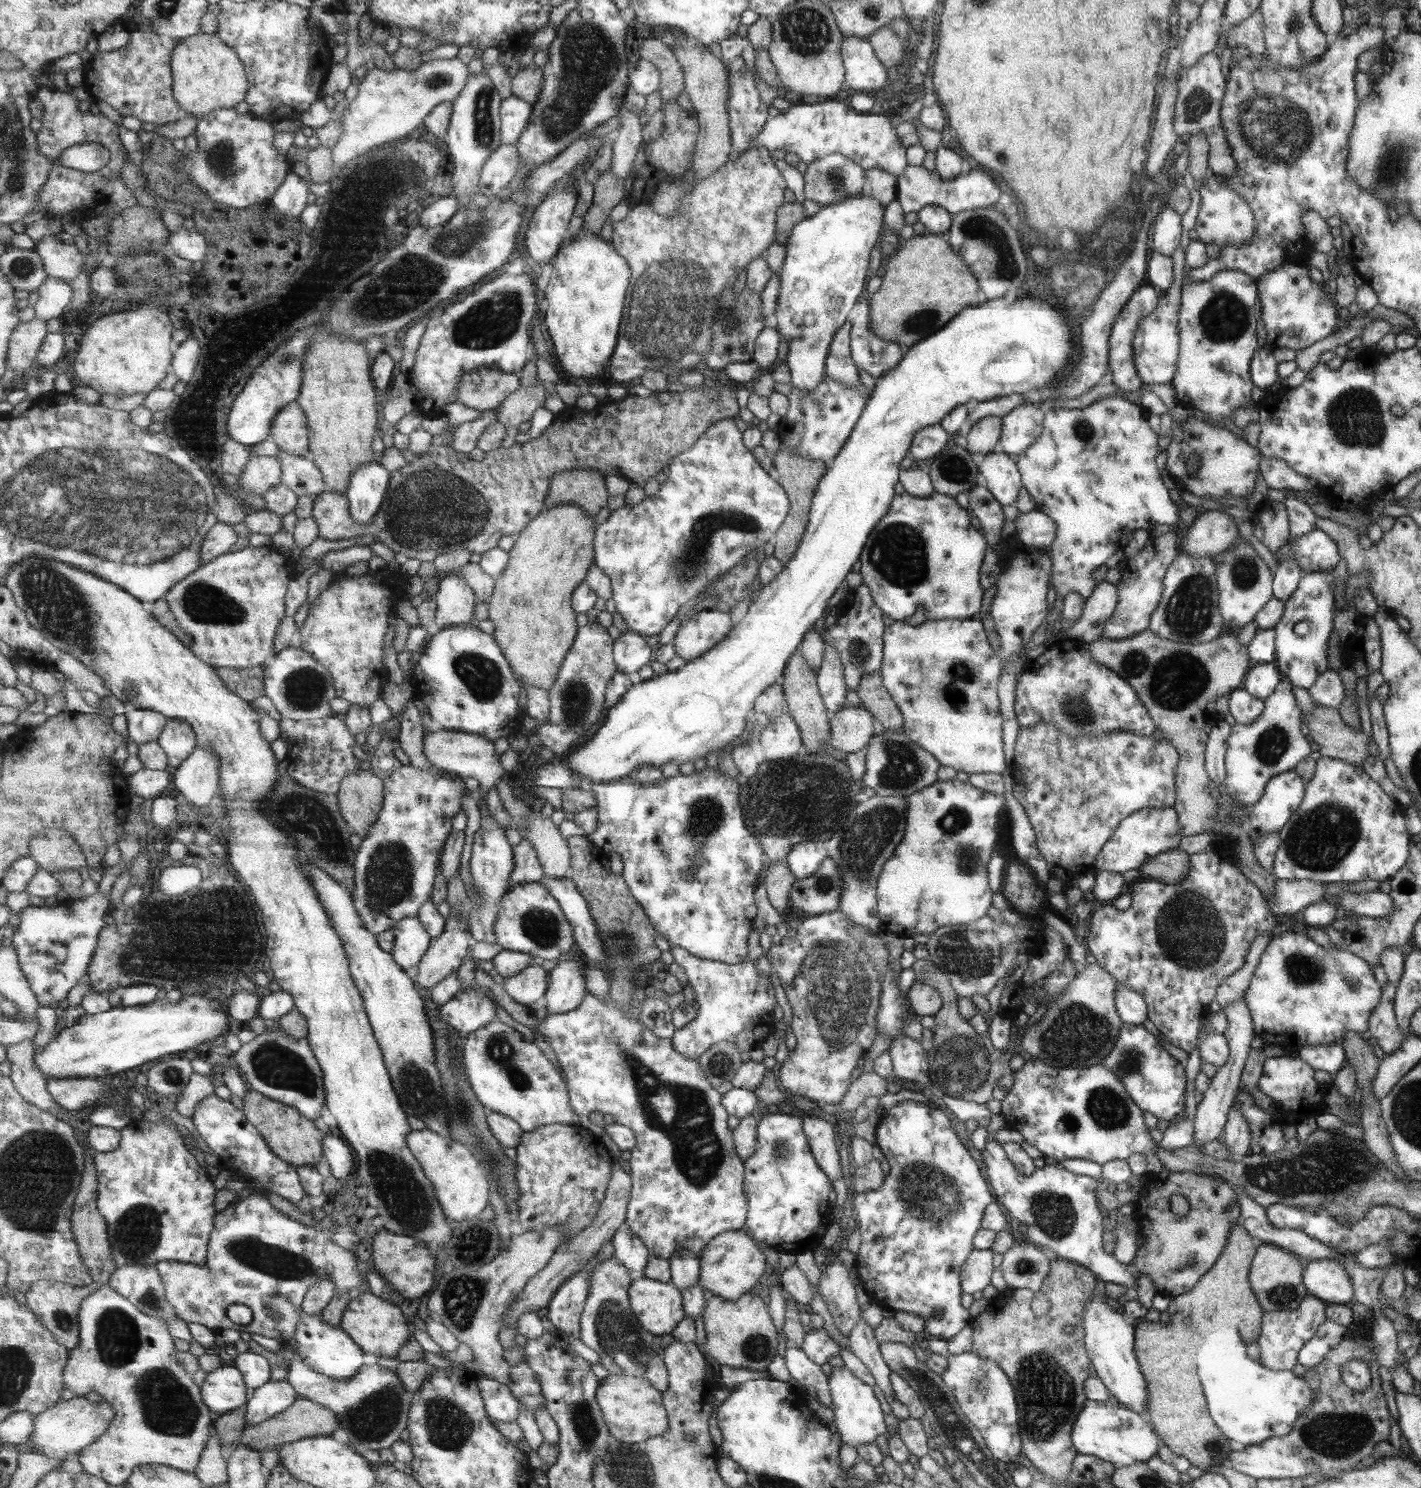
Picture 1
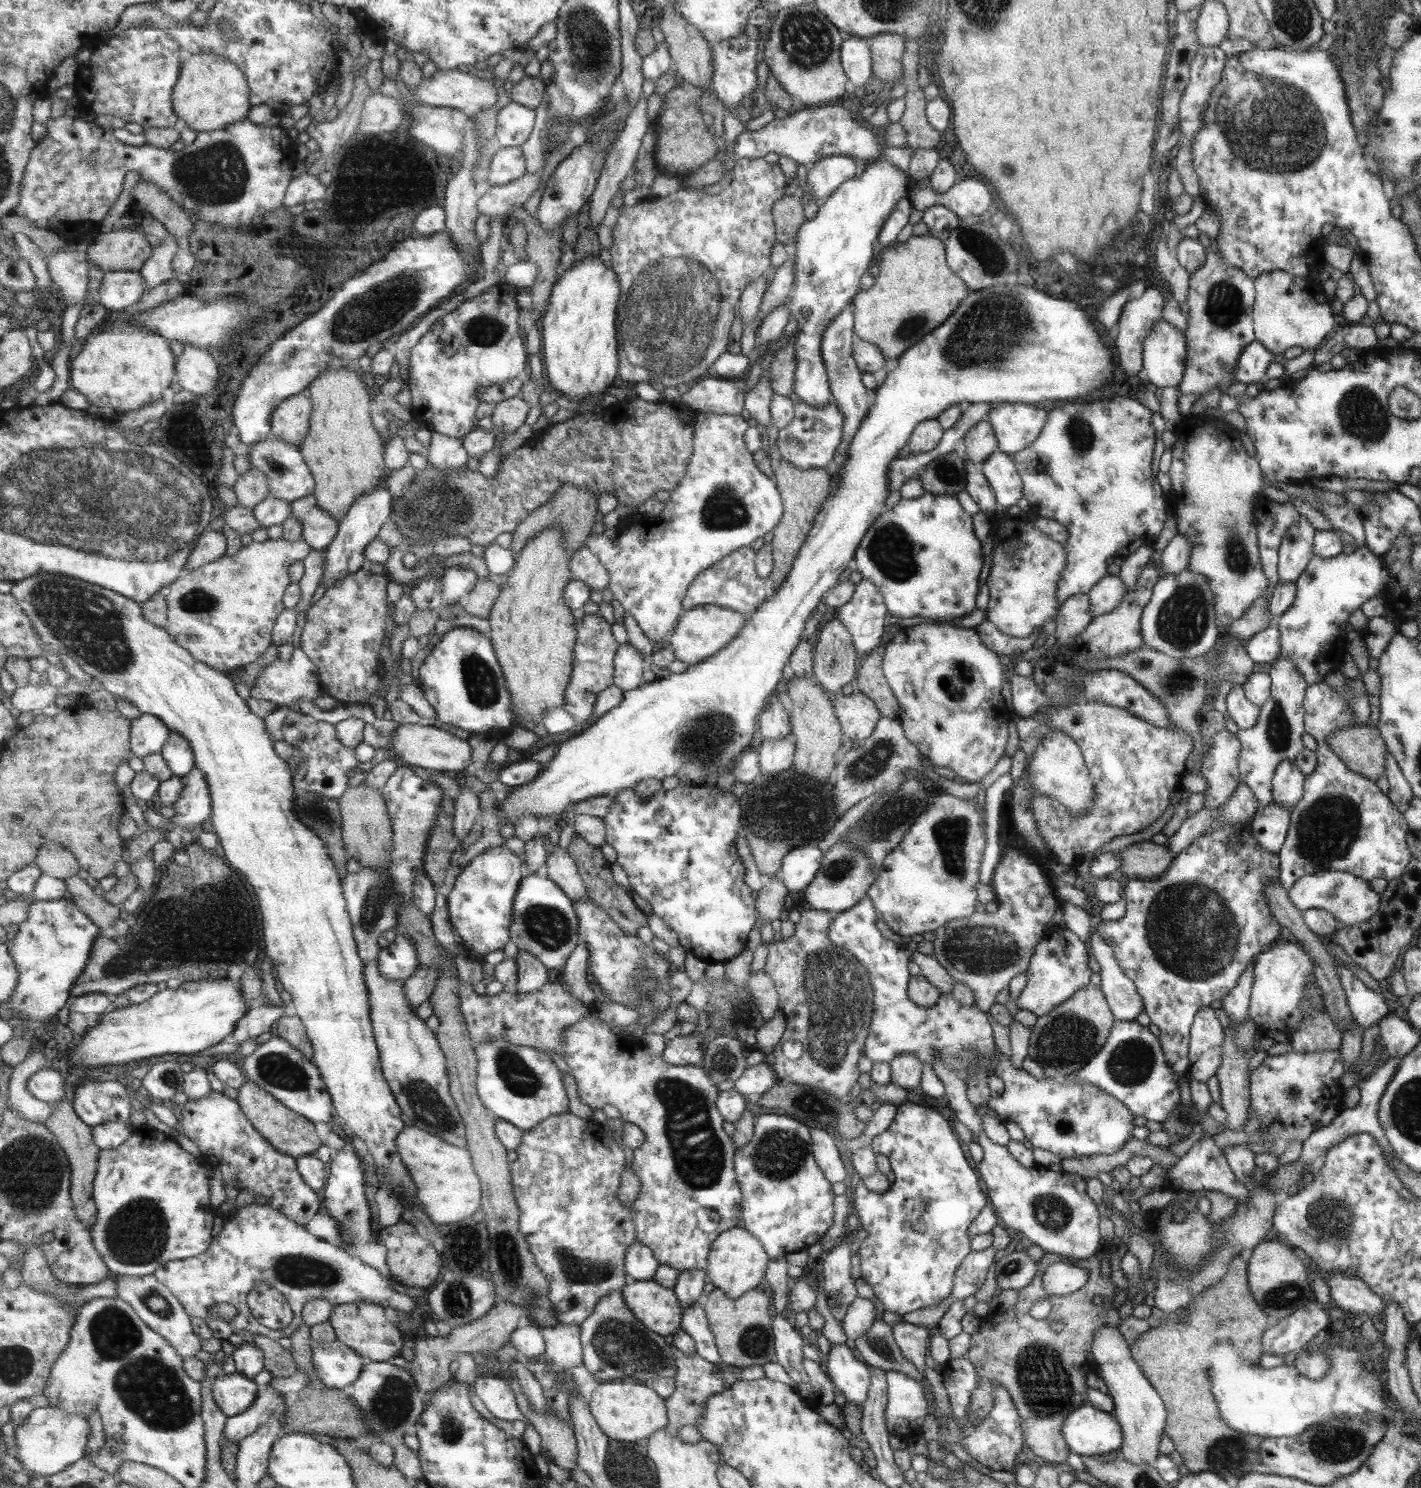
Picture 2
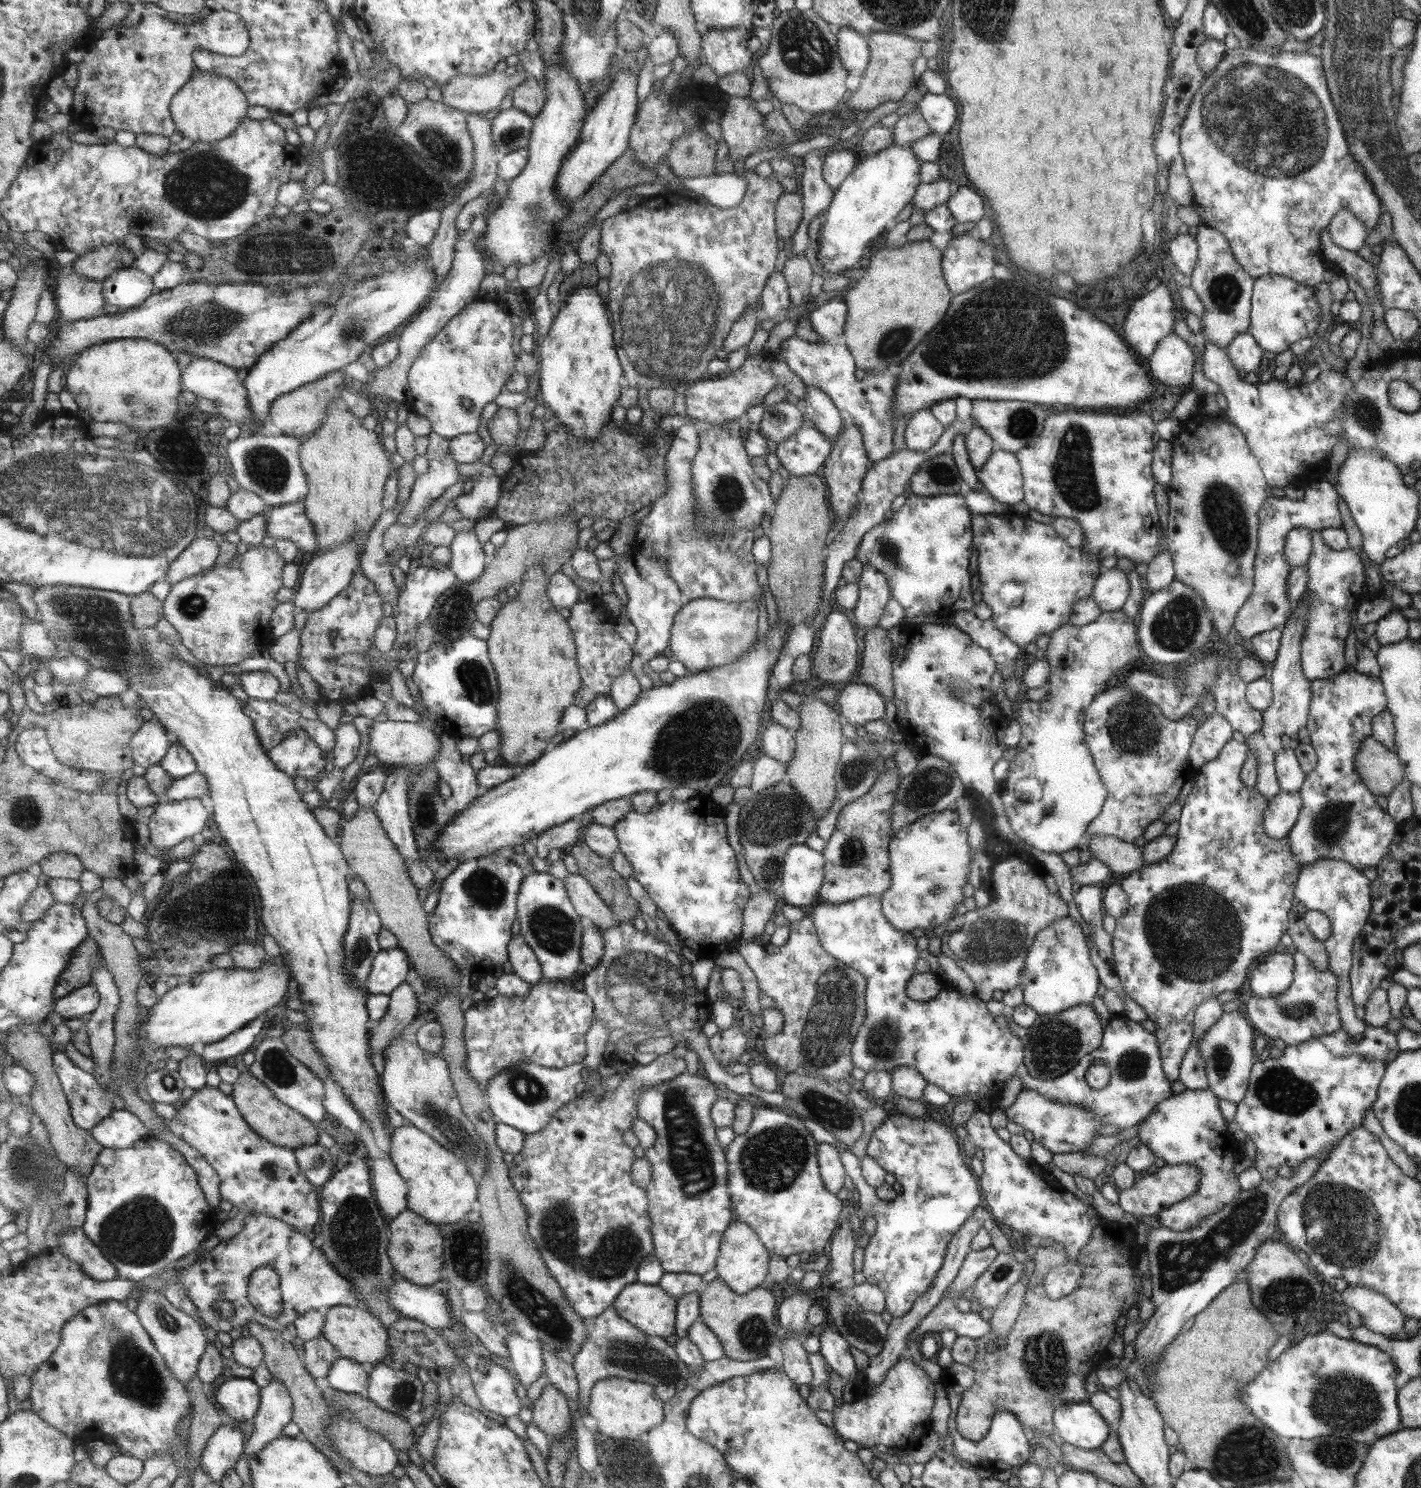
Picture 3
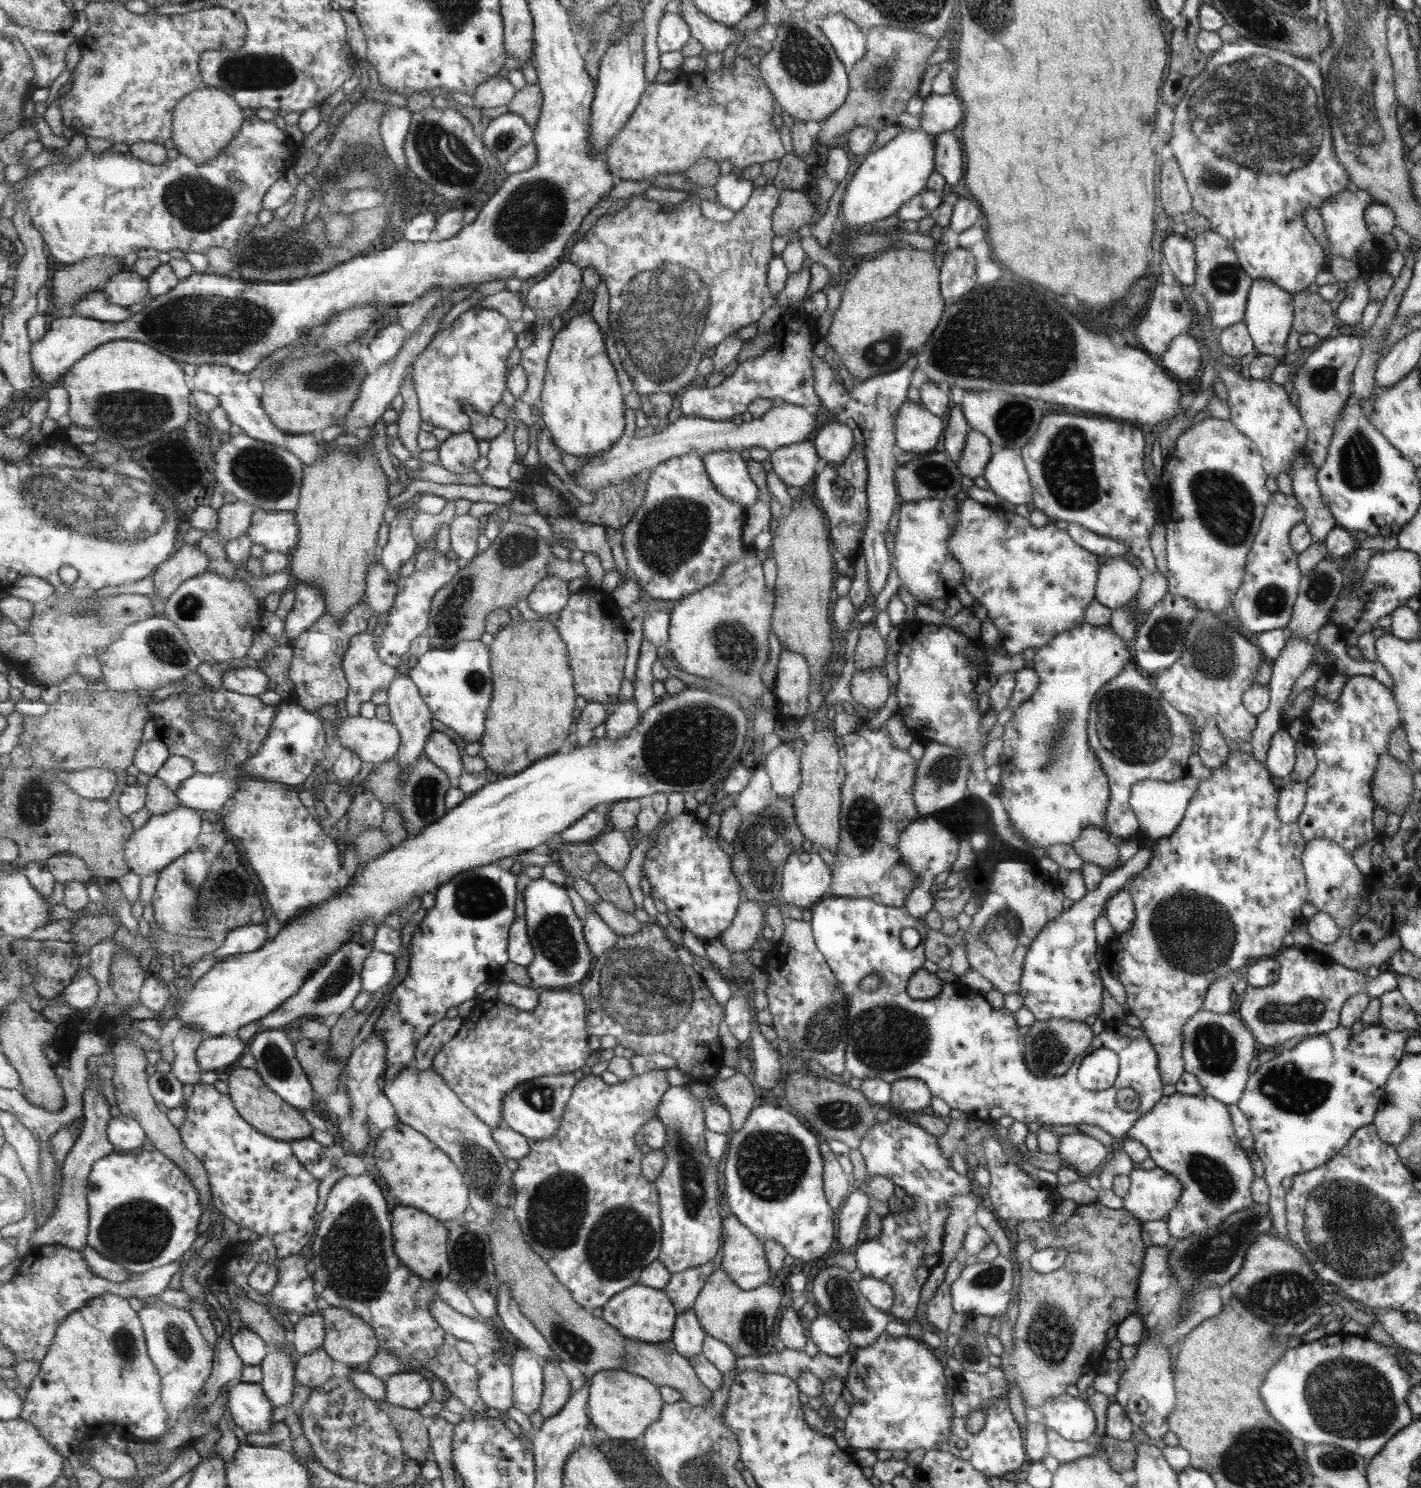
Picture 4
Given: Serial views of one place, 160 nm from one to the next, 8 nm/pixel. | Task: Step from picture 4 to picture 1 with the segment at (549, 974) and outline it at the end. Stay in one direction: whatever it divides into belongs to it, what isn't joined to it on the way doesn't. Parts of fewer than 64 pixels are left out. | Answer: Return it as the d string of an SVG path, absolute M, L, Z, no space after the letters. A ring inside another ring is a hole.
M539 882L518 884L505 895L499 907L495 934L497 943L505 949L524 952L549 966L559 962L576 943L574 928L567 920L559 900Z

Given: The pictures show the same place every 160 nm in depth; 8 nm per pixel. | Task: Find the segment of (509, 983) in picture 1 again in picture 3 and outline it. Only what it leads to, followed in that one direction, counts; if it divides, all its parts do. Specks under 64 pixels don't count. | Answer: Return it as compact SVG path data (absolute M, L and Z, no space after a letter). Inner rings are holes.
M517 935L510 943L510 960L514 974L535 985L544 980L543 970L536 952L525 938Z

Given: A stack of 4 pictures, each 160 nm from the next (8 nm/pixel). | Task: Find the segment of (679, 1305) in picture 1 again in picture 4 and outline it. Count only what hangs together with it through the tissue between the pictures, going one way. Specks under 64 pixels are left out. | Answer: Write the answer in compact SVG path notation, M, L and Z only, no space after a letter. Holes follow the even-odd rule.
M640 1282L615 1295L603 1306L602 1312L602 1318L611 1326L619 1329L621 1334L647 1343L661 1343L663 1340L672 1340L678 1315L679 1312L675 1308L674 1301L664 1290L649 1288Z

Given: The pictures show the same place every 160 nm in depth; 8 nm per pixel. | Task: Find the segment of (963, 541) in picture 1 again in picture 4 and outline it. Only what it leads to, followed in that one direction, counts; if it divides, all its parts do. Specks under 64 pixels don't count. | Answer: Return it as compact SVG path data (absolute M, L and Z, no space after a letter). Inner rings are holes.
M954 498L943 500L921 499L900 503L898 525L894 534L891 566L899 577L900 586L905 586L918 604L929 605L936 600L947 601L954 595L954 588L961 583L962 569L959 562L947 551L947 537L954 525L957 502Z

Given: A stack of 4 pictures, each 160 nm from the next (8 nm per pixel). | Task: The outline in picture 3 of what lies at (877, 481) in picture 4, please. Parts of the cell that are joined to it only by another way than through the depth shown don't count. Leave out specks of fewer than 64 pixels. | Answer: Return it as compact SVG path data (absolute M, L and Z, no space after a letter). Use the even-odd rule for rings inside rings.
M793 335L781 340L777 353L779 359L785 361L788 367L801 377L804 385L821 389L821 392L825 392L830 397L842 417L851 419L853 427L861 434L869 464L889 457L889 453L893 450L895 428L891 420L894 405L892 400L898 383L895 375L864 376L861 380L855 379L851 371L848 348L842 335L837 335L824 343L809 343ZM862 566L855 585L858 599L848 614L853 624L865 632L876 626L884 605L890 599L890 585L886 576L871 566Z

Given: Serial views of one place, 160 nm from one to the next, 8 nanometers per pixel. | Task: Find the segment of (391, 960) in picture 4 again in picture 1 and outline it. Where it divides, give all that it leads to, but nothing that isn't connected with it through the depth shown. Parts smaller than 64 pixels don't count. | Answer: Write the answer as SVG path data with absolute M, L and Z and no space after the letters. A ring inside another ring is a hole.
M407 918L395 926L395 947L391 954L403 971L419 966L433 938L419 918Z

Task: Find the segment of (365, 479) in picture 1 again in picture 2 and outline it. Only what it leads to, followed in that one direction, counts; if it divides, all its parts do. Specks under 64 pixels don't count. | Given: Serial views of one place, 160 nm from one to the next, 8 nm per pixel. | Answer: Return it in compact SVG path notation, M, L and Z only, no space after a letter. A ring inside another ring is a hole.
M385 482L377 487L373 493L363 495L357 499L349 514L340 522L339 534L333 539L333 542L325 550L325 572L323 574L322 585L327 590L339 582L343 578L351 574L355 574L362 570L364 566L368 566L367 548L377 539L381 528L385 526L385 522L392 518L393 503L391 490L385 486Z

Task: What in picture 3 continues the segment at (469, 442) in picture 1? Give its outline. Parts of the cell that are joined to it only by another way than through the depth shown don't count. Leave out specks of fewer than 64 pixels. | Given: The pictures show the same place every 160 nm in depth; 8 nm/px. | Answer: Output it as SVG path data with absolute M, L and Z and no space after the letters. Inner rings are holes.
M435 432L429 435L430 446L426 459L429 471L418 475L413 486L413 494L398 516L397 524L415 524L422 516L423 510L429 508L432 502L443 496L445 490L455 486L461 480L457 461L451 456L451 442Z

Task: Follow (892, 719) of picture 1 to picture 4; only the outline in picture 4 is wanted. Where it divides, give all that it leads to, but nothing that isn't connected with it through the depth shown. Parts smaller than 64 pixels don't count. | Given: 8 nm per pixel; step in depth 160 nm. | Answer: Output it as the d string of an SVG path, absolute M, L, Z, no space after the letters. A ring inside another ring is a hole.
M873 623L864 624L858 632L854 648L854 667L856 670L883 669L885 643Z

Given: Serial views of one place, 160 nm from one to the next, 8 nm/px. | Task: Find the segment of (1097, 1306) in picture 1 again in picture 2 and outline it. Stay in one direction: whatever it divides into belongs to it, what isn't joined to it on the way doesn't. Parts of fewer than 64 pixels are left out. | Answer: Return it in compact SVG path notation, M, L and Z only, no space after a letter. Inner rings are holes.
M1100 1328L1091 1343L1092 1359L1096 1362L1095 1371L1107 1387L1107 1394L1113 1402L1115 1421L1123 1433L1120 1458L1131 1464L1150 1464L1159 1456L1159 1441L1166 1427L1166 1408L1157 1390L1146 1380L1145 1374L1134 1357L1130 1355L1123 1337L1115 1328Z

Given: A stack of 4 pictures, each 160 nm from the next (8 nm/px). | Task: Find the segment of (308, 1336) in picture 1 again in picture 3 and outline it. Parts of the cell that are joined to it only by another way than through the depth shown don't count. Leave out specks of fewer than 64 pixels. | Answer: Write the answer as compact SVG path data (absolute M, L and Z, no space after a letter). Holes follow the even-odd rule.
M341 1357L335 1361L328 1382L337 1391L366 1395L369 1378L363 1364Z

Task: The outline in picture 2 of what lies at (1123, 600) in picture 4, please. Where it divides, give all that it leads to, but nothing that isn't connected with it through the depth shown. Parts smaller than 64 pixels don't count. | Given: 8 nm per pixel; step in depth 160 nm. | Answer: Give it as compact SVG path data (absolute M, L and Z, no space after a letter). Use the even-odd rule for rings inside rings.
M1105 574L1086 594L1090 601L1092 616L1099 616L1114 610L1127 593L1121 578Z

